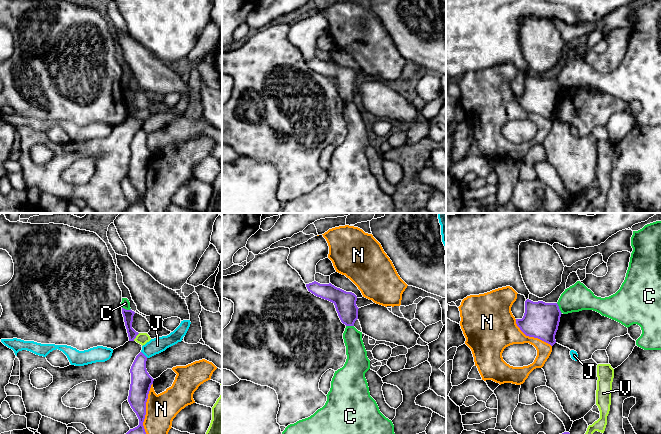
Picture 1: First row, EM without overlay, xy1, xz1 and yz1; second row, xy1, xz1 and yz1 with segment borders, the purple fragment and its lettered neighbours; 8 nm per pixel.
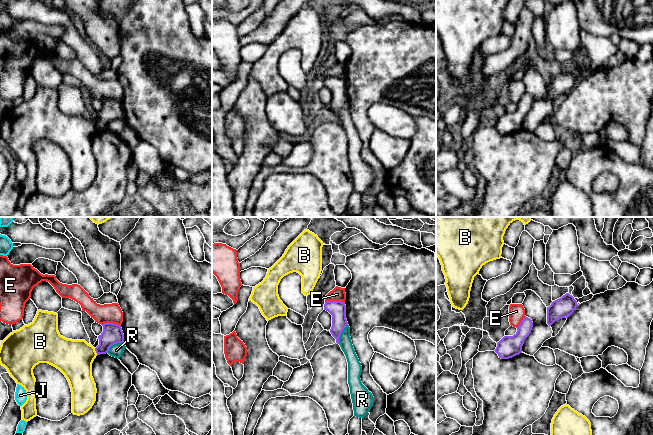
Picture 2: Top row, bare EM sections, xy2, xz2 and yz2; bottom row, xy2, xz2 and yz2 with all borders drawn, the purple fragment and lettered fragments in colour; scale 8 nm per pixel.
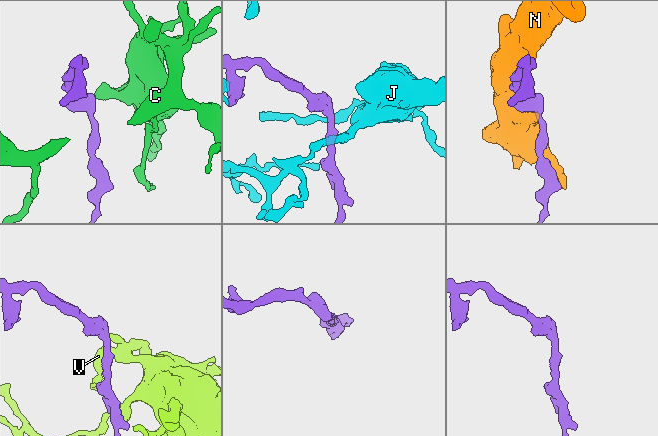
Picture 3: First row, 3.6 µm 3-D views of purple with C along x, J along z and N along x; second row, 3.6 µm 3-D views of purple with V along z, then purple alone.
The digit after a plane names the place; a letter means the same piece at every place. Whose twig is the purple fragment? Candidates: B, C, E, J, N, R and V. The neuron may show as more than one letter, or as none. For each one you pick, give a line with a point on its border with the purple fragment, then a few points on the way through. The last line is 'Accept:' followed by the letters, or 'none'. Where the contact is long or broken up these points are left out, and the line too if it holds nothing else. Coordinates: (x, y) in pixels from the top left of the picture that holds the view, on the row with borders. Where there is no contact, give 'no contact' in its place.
Accept: none

